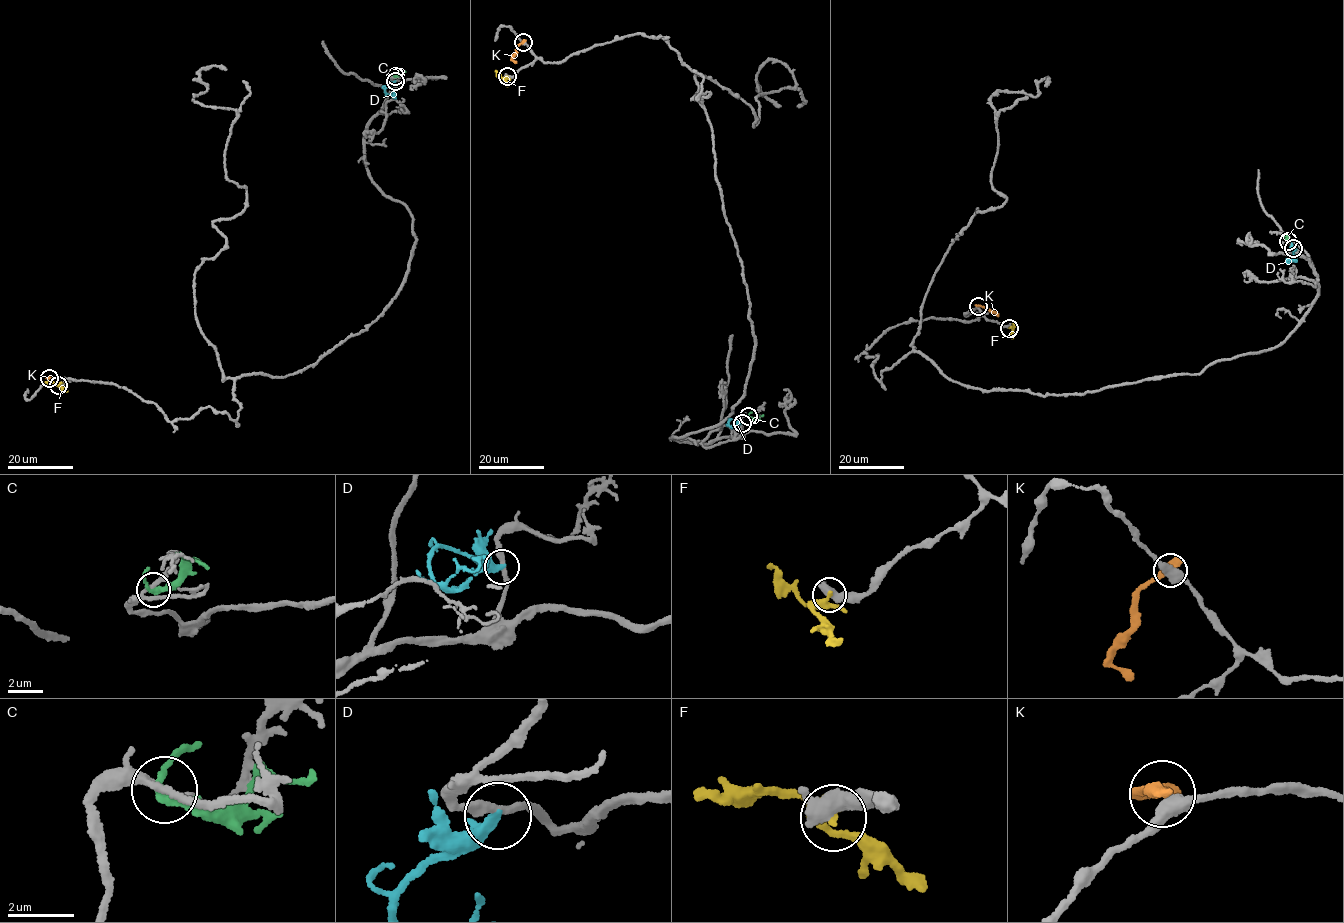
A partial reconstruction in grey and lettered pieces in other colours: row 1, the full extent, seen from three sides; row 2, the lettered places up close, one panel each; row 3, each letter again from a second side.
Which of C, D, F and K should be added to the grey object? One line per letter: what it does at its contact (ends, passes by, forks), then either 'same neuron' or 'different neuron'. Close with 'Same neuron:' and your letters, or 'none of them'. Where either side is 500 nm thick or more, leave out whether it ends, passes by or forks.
C: it passes by; different neuron
D: it passes by; different neuron
F: it passes by; different neuron
K: it ends there; different neuron
Same neuron: none of them

